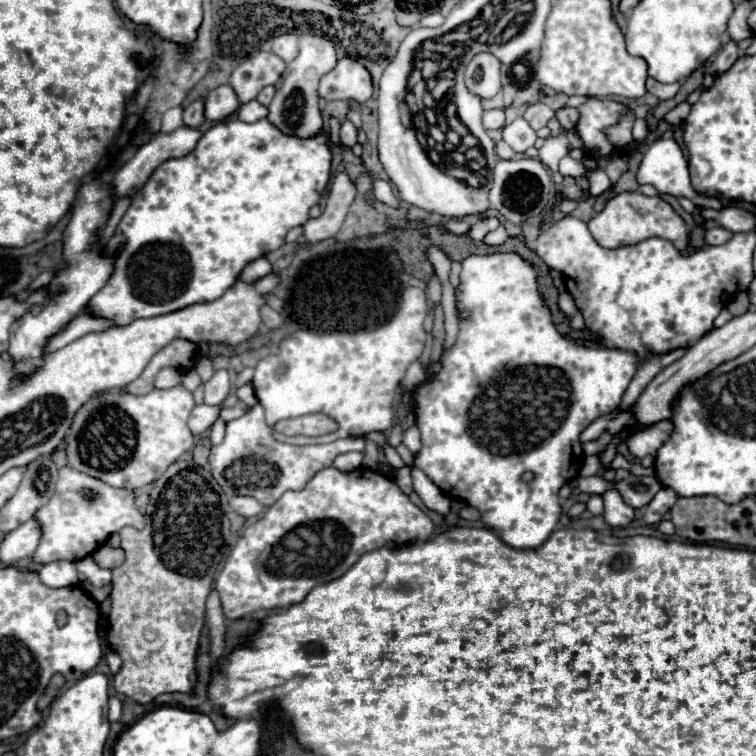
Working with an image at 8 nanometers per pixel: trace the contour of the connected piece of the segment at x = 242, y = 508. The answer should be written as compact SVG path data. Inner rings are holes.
M234 496L230 500L230 506L246 518L254 518L254 516L260 516L264 512L264 506L252 496Z

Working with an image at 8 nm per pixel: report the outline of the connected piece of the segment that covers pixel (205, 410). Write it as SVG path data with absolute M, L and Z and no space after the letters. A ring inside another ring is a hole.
M200 404L200 406L194 406L192 414L190 414L190 420L188 420L188 428L194 436L204 436L210 426L218 420L218 412L220 412L222 406L206 406L206 404Z

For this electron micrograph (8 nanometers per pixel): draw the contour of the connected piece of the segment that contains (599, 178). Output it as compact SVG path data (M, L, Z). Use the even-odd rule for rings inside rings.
M604 170L592 172L592 176L590 176L590 194L592 196L600 196L600 194L604 194L610 188L612 188L612 184L610 184L608 176L604 174Z

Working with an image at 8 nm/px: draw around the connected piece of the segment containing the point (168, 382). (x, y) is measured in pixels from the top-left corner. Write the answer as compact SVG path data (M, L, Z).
M162 368L156 376L156 388L174 388L180 384L180 372L176 372L174 368Z

